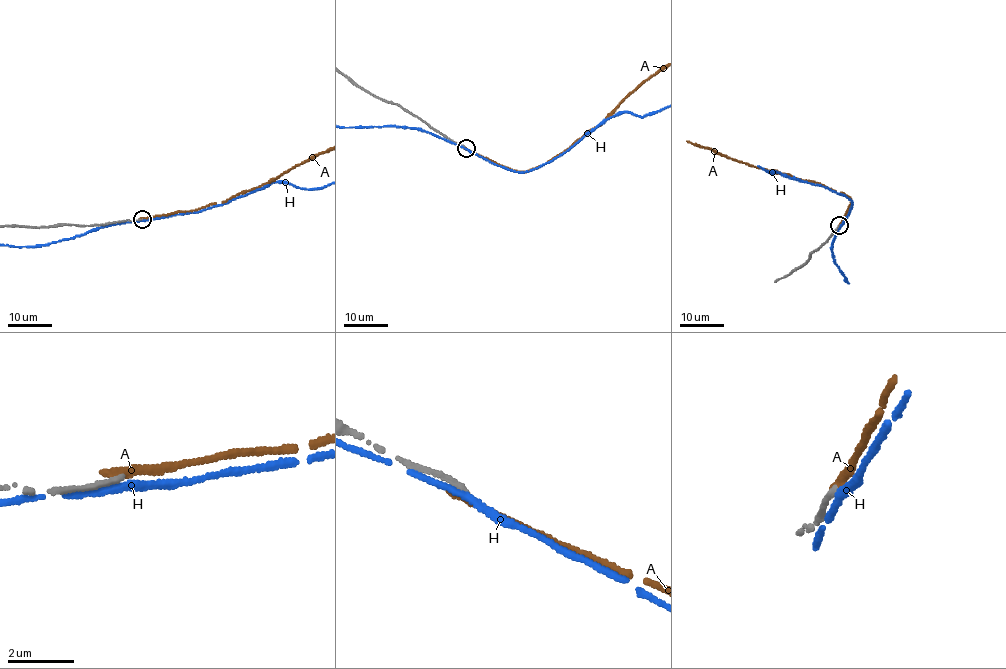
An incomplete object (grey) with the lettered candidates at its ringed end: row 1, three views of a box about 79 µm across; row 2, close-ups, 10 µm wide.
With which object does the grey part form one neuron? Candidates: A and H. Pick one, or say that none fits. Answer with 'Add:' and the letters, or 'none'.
Add: none

